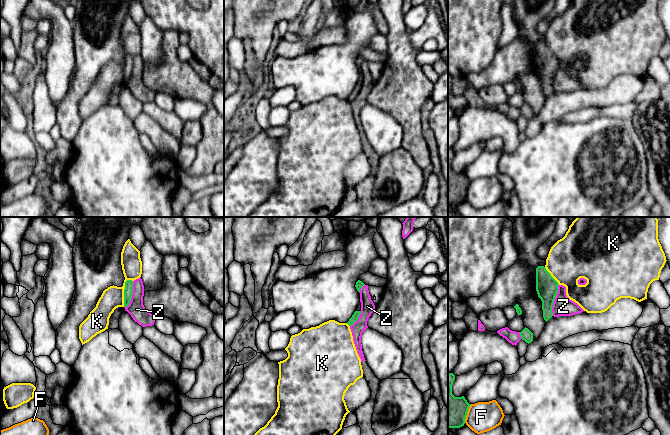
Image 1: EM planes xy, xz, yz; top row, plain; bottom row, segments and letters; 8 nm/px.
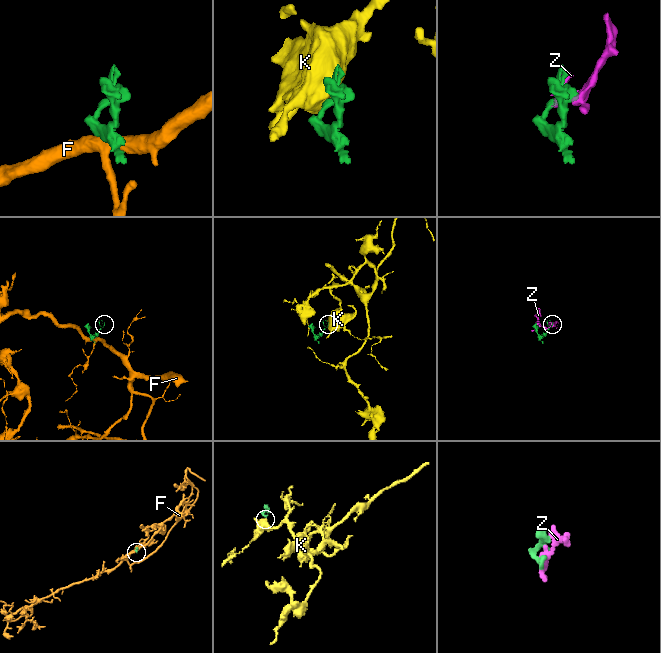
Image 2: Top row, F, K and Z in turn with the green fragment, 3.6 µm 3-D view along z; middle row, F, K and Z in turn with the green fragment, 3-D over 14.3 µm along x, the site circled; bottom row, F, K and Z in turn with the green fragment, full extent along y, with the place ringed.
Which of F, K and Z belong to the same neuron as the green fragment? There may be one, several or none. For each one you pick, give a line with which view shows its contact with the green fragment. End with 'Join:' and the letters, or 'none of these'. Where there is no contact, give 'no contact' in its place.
Join: none of these

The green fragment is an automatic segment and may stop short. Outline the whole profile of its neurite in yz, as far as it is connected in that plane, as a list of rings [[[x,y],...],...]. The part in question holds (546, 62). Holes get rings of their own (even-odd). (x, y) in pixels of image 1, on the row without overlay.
[[[544,42],[536,44],[536,67],[542,77],[543,94],[547,98],[552,92],[552,83],[558,69],[558,58]]]

